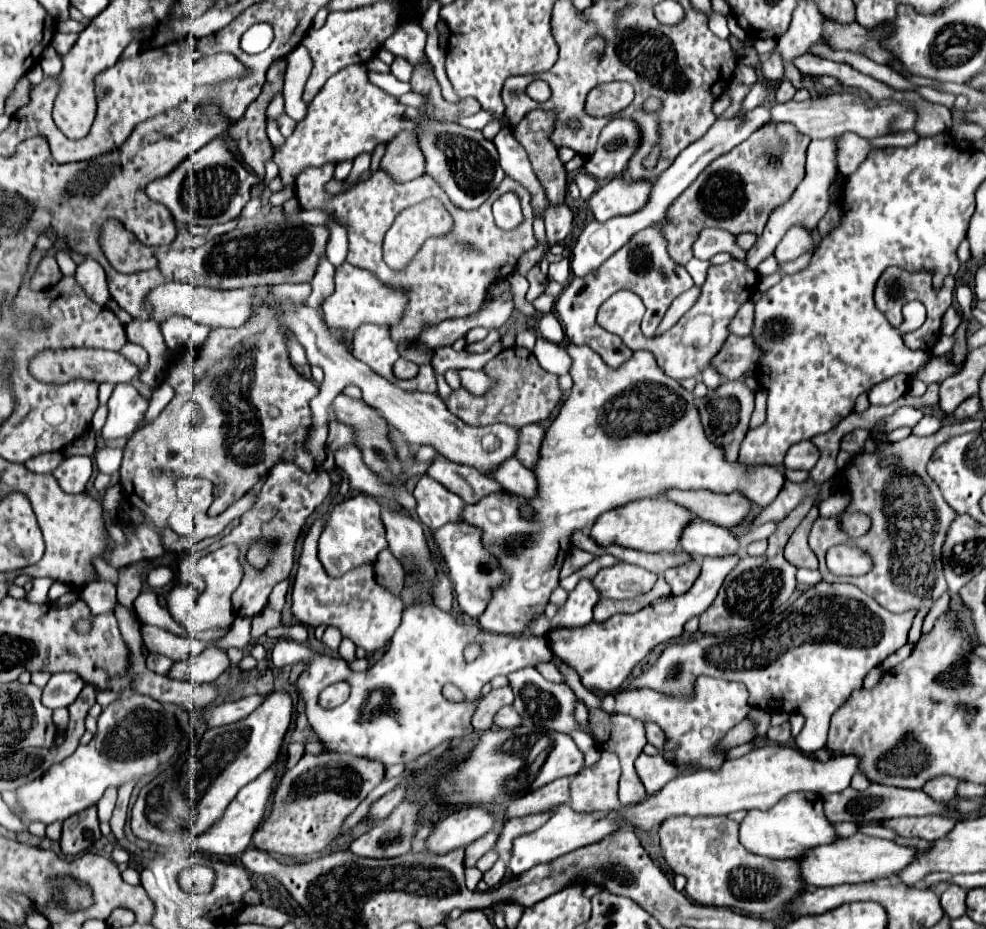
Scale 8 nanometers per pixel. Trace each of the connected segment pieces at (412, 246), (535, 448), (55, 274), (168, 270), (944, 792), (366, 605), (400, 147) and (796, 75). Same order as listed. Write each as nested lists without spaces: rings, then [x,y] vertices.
[[[426,199],[418,205],[412,205],[408,209],[404,209],[394,225],[388,229],[386,239],[384,239],[384,261],[390,269],[402,271],[406,269],[406,265],[410,263],[410,259],[418,253],[418,249],[424,245],[426,239],[430,237],[440,237],[440,235],[448,235],[452,231],[452,215],[444,209],[444,205],[438,199]]]
[[[524,425],[520,427],[520,437],[518,437],[518,447],[516,447],[516,459],[532,469],[536,459],[538,459],[538,453],[540,453],[540,443],[544,439],[544,429],[540,425]]]
[[[42,259],[42,263],[39,263],[36,273],[32,276],[30,289],[36,291],[50,289],[50,287],[56,285],[60,279],[62,279],[62,273],[60,273],[60,267],[56,265],[56,261],[54,261],[54,259]]]
[[[290,217],[266,225],[252,225],[248,227],[248,233],[246,227],[238,227],[208,239],[196,249],[160,251],[156,253],[156,267],[168,281],[188,281],[192,285],[216,289],[304,283],[314,277],[318,261],[326,255],[328,237],[330,231],[326,227],[308,225],[298,217]]]
[[[942,775],[942,777],[934,777],[932,781],[928,781],[924,785],[924,791],[936,801],[947,802],[955,797],[958,785],[960,785],[960,779],[950,777],[950,775]]]
[[[316,521],[302,539],[300,569],[296,573],[294,591],[292,591],[292,613],[300,623],[318,627],[322,623],[338,627],[344,637],[352,639],[356,647],[366,649],[368,653],[382,649],[394,635],[400,625],[400,595],[390,595],[382,585],[376,583],[374,567],[360,567],[350,571],[340,579],[326,575],[322,563],[318,561],[318,537],[322,523]]]
[[[398,135],[392,139],[380,161],[380,169],[386,171],[396,183],[406,183],[424,175],[424,157],[416,147],[414,135]]]
[[[784,61],[784,77],[796,87],[796,89],[804,89],[806,85],[802,83],[802,75],[800,75],[800,71],[792,65],[792,63],[788,63],[788,61]]]

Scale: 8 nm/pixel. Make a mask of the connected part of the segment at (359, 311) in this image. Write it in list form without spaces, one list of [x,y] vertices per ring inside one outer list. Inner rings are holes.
[[[342,263],[336,269],[336,289],[334,293],[322,303],[324,319],[330,327],[344,329],[346,333],[354,333],[354,329],[362,323],[378,323],[378,325],[396,325],[398,319],[402,319],[404,303],[408,299],[402,291],[382,285],[372,273],[360,271],[358,267],[352,267],[350,263]]]

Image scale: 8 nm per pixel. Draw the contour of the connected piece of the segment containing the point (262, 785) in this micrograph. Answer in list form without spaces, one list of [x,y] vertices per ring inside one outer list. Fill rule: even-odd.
[[[270,767],[266,769],[262,775],[258,775],[252,783],[248,783],[238,795],[236,799],[230,803],[230,807],[226,809],[224,817],[204,835],[200,835],[194,845],[200,849],[200,851],[206,851],[206,853],[212,853],[212,855],[238,855],[242,851],[246,851],[250,847],[250,841],[252,841],[252,835],[254,831],[260,827],[260,823],[264,821],[264,813],[266,813],[266,807],[270,803],[270,797],[274,793],[274,781],[276,781],[276,769]]]

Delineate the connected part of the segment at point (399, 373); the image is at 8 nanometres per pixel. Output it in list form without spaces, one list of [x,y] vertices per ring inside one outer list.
[[[398,359],[398,361],[394,363],[394,375],[396,375],[398,379],[410,379],[410,377],[414,377],[416,373],[418,373],[418,365],[412,363],[412,361]]]

